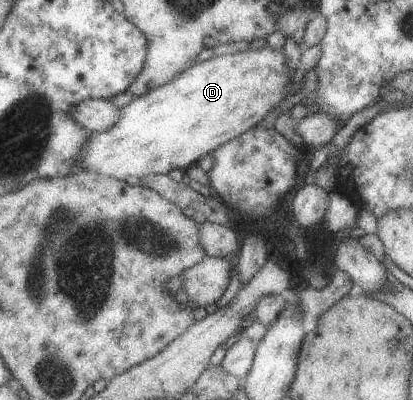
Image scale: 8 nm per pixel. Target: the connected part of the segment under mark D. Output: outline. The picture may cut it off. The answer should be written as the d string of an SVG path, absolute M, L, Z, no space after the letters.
M268 45L263 49L251 48L247 52L200 61L179 75L179 79L147 95L138 96L131 105L122 107L121 121L111 131L93 132L91 143L87 143L87 151L83 155L83 163L87 163L87 170L120 180L129 177L143 180L149 175L168 174L175 169L186 171L222 145L261 126L270 115L279 111L279 107L283 107L283 103L297 93L301 71L293 71L287 63L284 47L272 48Z

